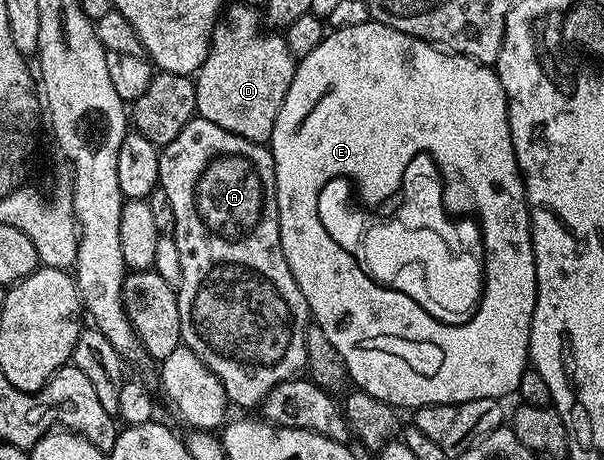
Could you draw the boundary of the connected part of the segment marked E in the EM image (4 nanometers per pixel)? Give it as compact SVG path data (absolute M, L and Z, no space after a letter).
M373 19L360 23L360 27L344 27L327 32L320 47L301 58L294 66L294 78L288 87L288 95L284 95L284 103L280 107L280 115L276 115L276 127L272 127L272 135L268 148L274 156L274 190L278 204L278 218L280 219L280 243L284 247L284 259L288 259L288 267L292 267L292 279L296 279L296 287L304 291L304 299L310 308L313 324L328 335L332 347L340 351L344 363L350 372L350 380L361 392L372 395L384 403L395 407L403 405L407 411L413 411L425 405L451 405L464 403L472 399L506 399L506 396L517 394L518 384L528 368L530 361L530 328L532 315L536 307L538 284L536 283L536 263L534 262L534 248L530 238L530 211L526 207L526 186L522 183L522 172L518 170L518 160L512 147L512 135L508 123L508 107L506 106L506 92L500 83L497 72L489 65L481 65L471 57L462 57L458 53L443 51L439 46L421 41L418 37L408 35L404 31L396 31L384 23Z

